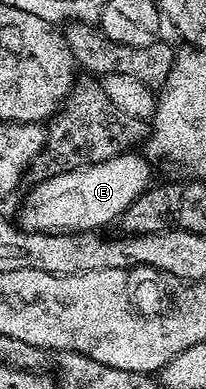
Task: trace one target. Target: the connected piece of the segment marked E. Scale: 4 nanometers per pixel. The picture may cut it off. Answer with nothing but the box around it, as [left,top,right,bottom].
[17,152,153,235]

